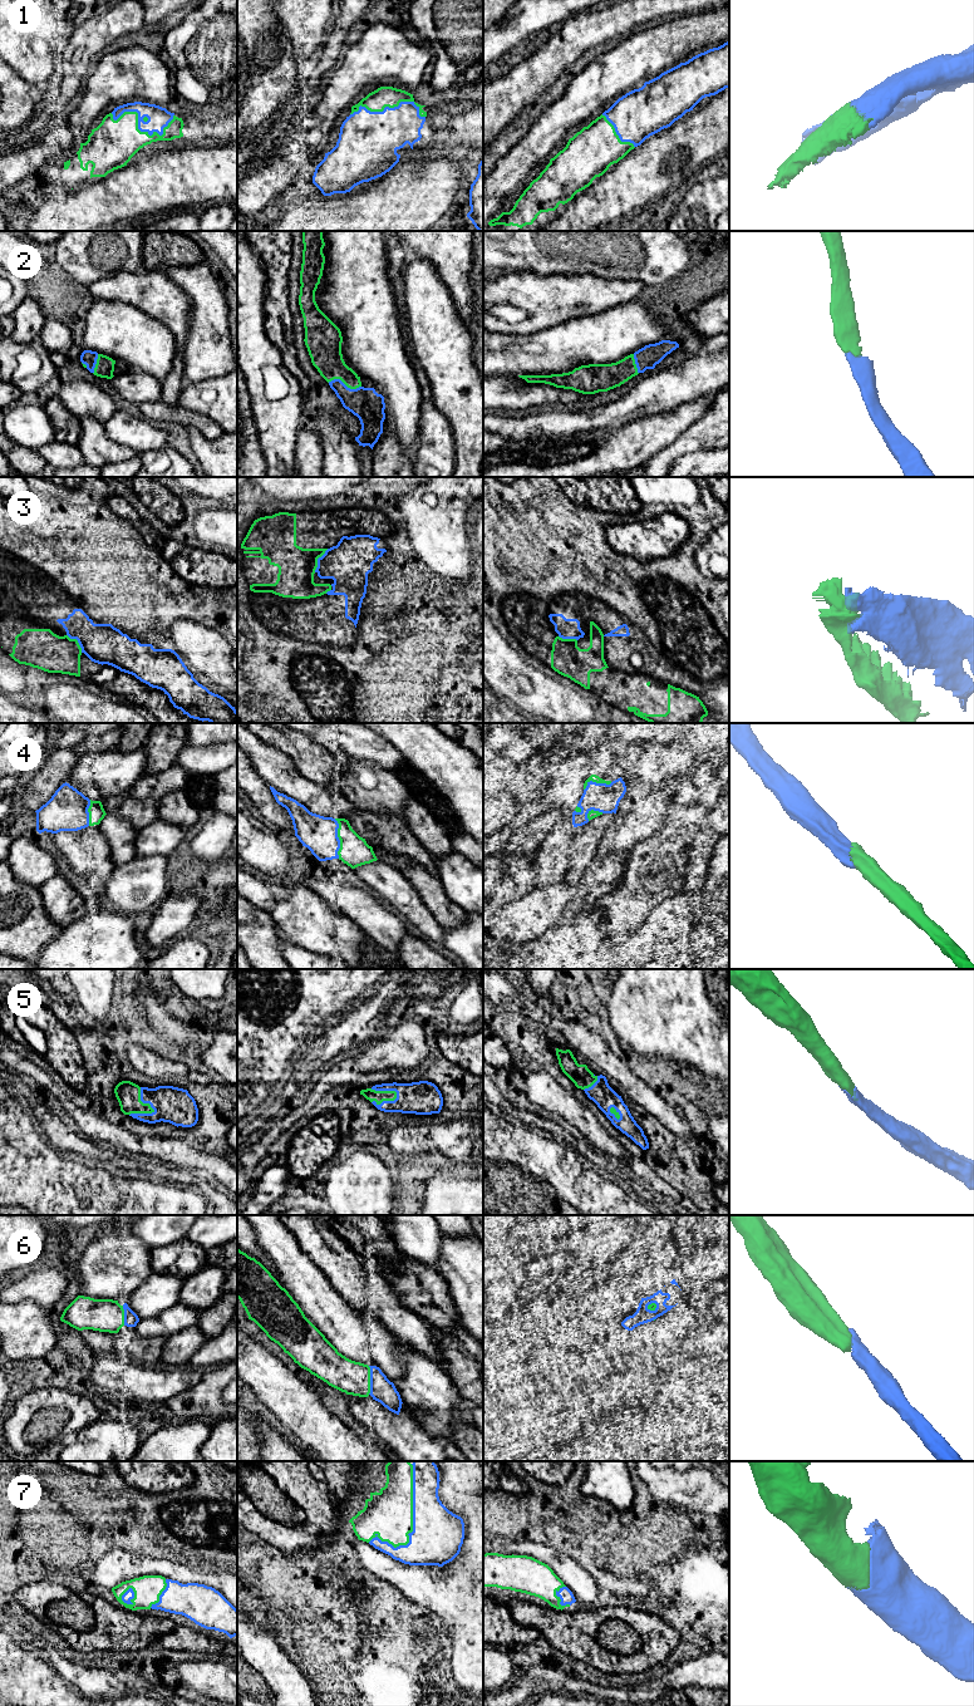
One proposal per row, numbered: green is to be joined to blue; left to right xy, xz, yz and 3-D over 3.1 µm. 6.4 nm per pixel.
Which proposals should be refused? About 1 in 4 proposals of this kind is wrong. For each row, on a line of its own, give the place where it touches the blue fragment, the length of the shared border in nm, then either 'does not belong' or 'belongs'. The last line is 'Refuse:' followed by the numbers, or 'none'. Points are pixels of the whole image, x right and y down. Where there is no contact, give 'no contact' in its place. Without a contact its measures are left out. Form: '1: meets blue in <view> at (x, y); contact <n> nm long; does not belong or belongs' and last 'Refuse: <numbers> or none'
1: meets blue in xy at (138, 126); contact 400 nm long; belongs
2: meets blue in xz at (343, 383); contact 220 nm long; belongs
3: meets blue in xz at (318, 560); contact 180 nm long; does not belong
4: meets blue in xz at (338, 839); contact 260 nm long; belongs
5: meets blue in xz at (385, 1090); contact 190 nm long; belongs
6: meets blue in xz at (370, 1380); contact 180 nm long; belongs
7: meets blue in xz at (413, 1523); contact 600 nm long; belongs
Refuse: 3

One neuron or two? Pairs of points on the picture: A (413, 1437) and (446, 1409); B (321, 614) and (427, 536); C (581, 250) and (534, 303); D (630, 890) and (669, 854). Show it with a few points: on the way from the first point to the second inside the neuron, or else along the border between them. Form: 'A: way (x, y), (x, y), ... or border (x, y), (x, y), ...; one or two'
A: border (406, 1404), (428, 1434), (451, 1439); two
B: border (411, 546), (419, 557); two
C: border (531, 270), (539, 274), (590, 274); two
D: way (640, 885), (659, 864); one

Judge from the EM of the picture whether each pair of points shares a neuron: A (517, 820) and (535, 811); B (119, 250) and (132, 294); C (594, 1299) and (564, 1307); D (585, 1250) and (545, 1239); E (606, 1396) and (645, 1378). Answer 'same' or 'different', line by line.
A: same
B: different
C: different
D: different
E: same

